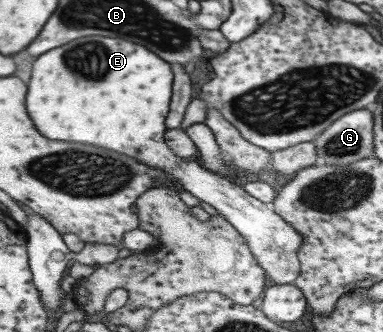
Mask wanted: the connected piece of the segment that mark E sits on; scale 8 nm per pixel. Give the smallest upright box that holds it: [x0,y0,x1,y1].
[29,36,305,284]

